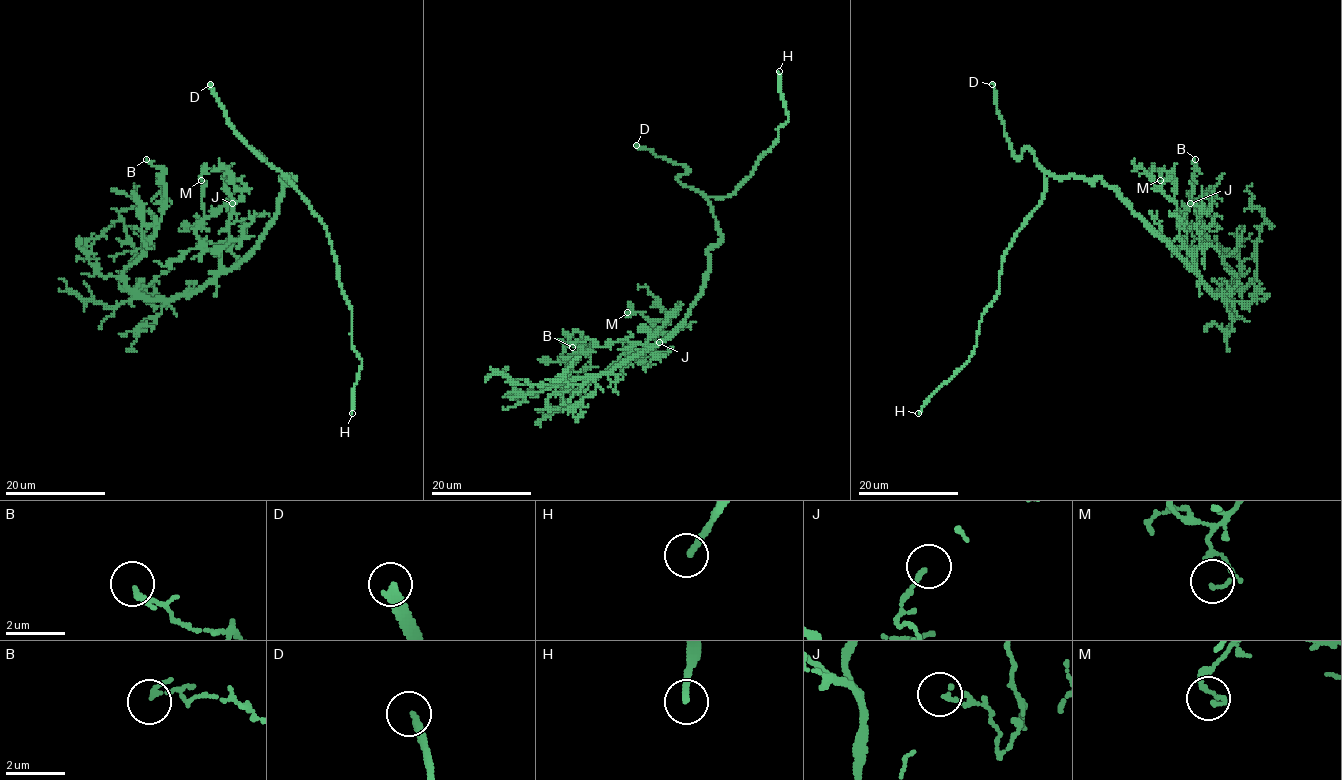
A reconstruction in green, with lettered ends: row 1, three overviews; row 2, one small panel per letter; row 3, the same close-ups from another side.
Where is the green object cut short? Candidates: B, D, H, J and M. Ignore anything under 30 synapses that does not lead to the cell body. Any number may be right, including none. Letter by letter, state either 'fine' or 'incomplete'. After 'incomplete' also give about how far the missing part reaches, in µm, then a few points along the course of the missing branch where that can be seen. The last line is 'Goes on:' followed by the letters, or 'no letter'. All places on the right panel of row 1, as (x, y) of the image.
B: fine
D: incomplete; about 90 µm are missing
H: incomplete; about 15 µm are missing; missing branch runs (918, 413), (888, 446), (875, 453)
J: fine
M: fine
Goes on: D, H

